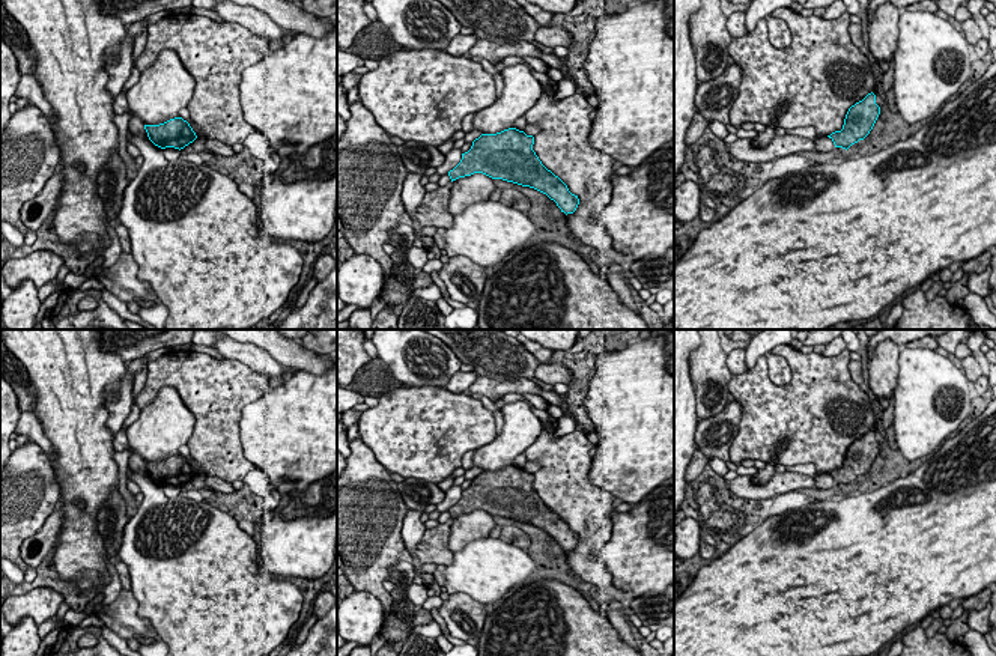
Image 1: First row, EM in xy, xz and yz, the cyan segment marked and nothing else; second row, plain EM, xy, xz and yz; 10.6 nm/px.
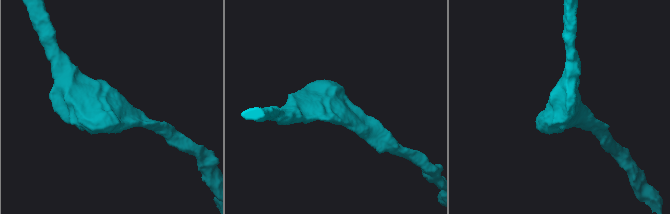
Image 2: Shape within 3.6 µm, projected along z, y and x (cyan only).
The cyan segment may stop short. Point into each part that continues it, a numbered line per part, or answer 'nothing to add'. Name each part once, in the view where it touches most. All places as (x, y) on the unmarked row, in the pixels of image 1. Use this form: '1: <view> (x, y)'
nothing to add

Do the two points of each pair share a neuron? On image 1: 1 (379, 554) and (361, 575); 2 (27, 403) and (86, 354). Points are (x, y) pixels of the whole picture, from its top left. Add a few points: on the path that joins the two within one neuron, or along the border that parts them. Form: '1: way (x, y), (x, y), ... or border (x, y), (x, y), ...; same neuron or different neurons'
1: way (375, 558), (366, 570); same neuron
2: border (21, 363), (35, 388), (35, 408), (32, 411); different neurons

